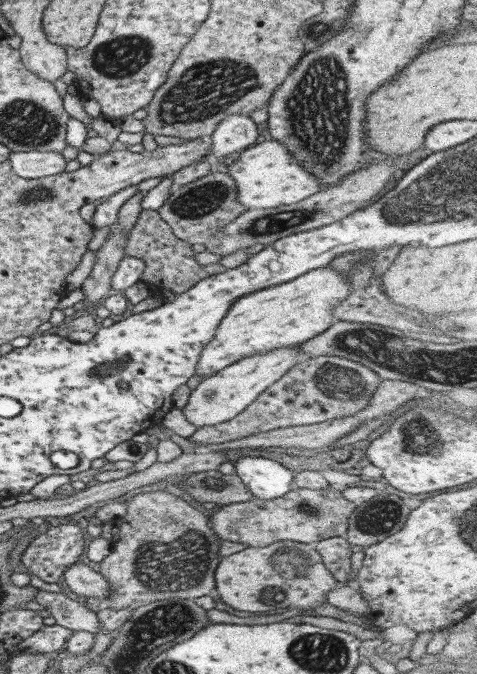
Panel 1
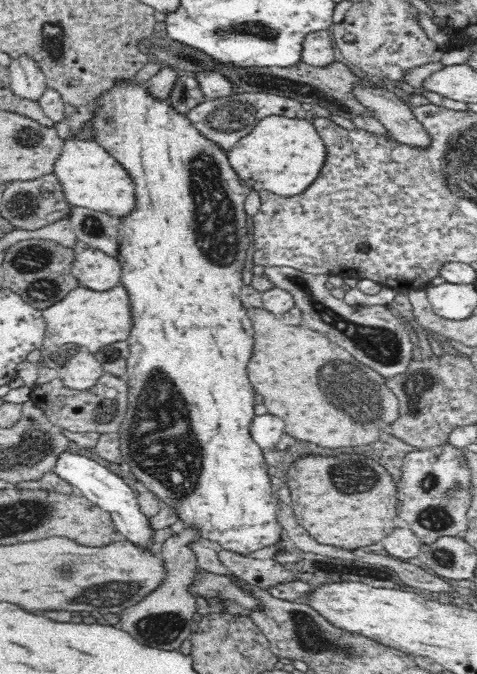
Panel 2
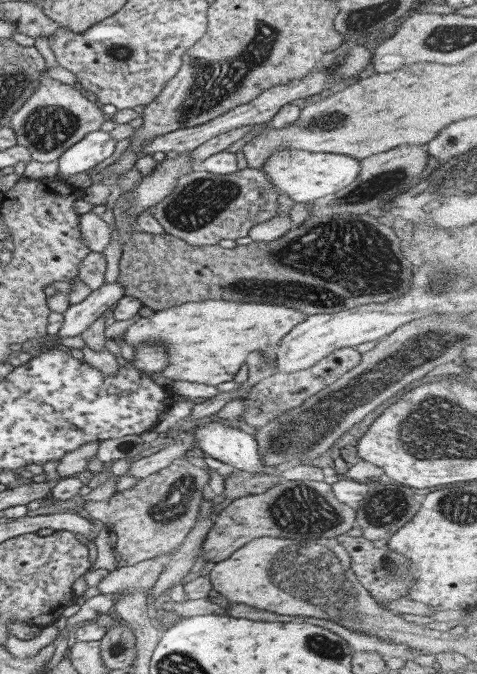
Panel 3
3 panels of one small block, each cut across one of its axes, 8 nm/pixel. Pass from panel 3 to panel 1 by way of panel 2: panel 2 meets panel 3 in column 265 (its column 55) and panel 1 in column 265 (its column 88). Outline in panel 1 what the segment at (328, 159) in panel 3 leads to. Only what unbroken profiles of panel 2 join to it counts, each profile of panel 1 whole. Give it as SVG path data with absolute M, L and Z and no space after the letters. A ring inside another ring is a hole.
M276 140L248 147L241 152L238 160L227 167L227 174L233 178L237 188L237 201L248 209L291 205L322 190L321 182L288 153L288 148Z

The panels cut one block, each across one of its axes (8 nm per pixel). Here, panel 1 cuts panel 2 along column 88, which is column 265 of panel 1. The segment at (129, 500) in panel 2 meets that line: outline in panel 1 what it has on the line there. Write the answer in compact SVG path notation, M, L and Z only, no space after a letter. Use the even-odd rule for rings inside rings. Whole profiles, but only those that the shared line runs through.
M240 457L233 462L236 474L253 498L272 500L294 488L295 474L278 461L265 457Z

